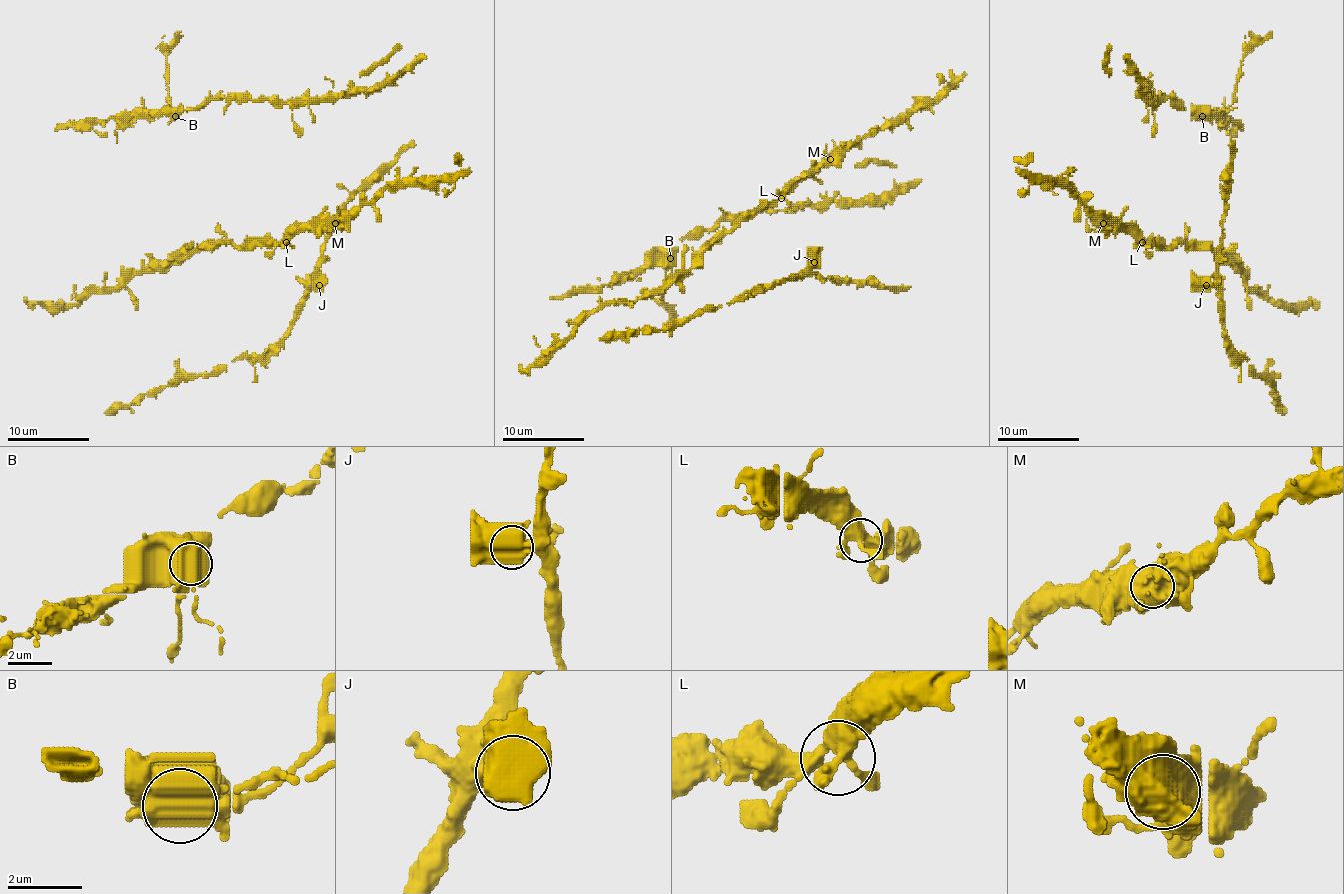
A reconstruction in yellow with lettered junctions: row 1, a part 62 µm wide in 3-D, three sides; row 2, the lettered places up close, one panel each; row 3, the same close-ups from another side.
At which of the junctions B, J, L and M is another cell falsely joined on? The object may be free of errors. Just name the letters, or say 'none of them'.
B

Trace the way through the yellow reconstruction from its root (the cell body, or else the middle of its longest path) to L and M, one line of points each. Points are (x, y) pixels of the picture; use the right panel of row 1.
L: (1123, 225), (1142, 242)
M: (1123, 225), (1103, 223)

